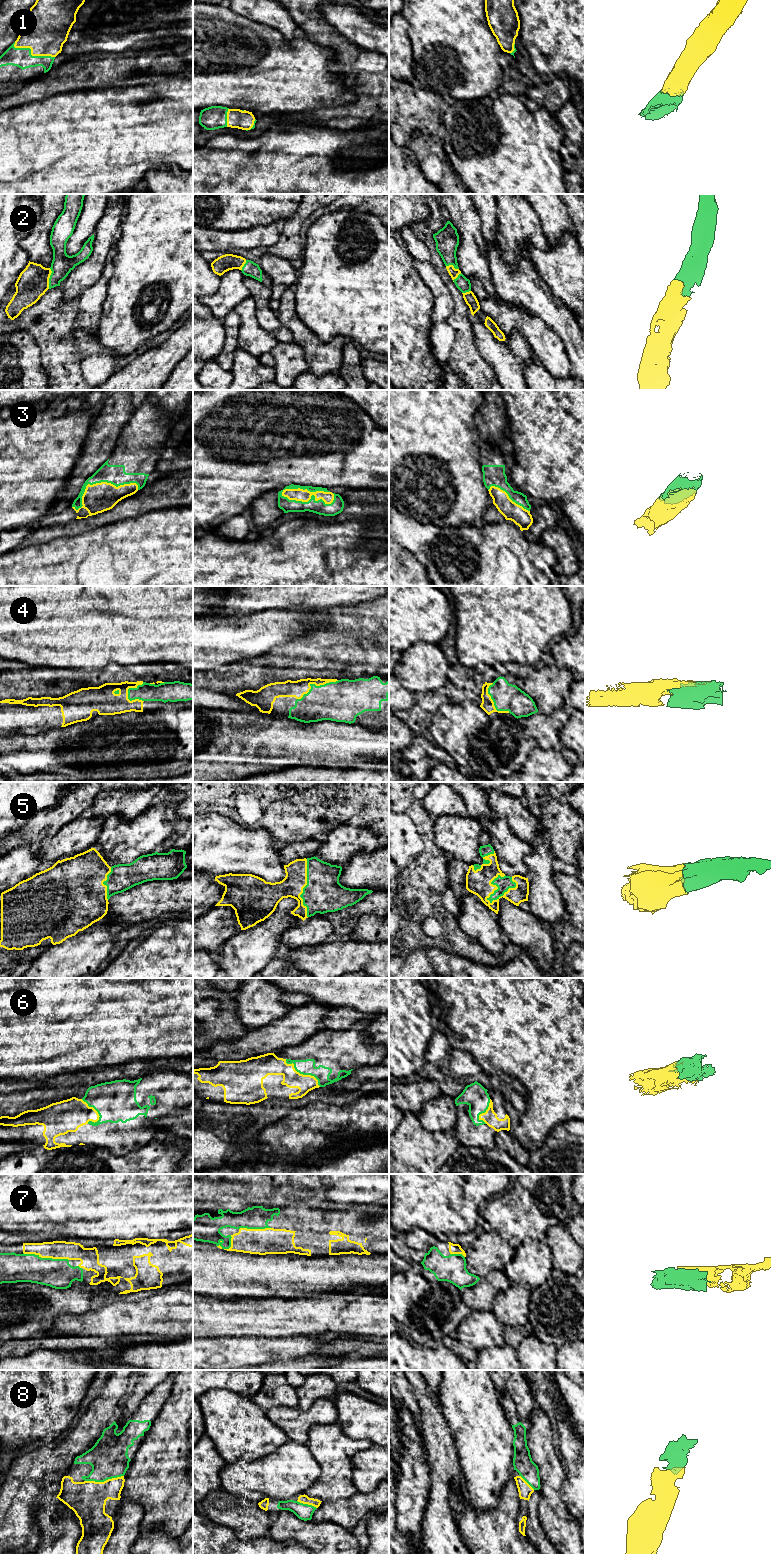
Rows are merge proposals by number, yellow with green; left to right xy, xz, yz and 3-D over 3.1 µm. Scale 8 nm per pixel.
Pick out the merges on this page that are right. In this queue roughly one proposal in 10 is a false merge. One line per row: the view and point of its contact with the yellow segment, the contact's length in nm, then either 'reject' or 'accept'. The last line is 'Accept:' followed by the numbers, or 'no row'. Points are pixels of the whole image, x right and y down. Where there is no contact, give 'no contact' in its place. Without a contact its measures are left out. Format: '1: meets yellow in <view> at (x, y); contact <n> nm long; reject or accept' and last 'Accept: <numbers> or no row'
1: meets yellow in xy at (31, 54); contact 360 nm long; accept
2: meets yellow in xy at (49, 277); contact 170 nm long; accept
3: meets yellow in xz at (309, 499); contact 440 nm long; accept
4: meets yellow in xz at (315, 684); contact 360 nm long; accept
5: meets yellow in yz at (503, 895); contact 280 nm long; accept
6: meets yellow in xz at (302, 1074); contact 360 nm long; accept
7: meets yellow in xy at (46, 1257); contact 380 nm long; accept
8: meets yellow in xy at (104, 1481); contact 320 nm long; accept
Accept: 1, 2, 3, 4, 5, 6, 7, 8

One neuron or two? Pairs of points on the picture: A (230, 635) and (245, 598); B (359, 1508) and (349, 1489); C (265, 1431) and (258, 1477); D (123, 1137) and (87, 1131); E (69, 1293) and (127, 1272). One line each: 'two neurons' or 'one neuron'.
A: two neurons
B: two neurons
C: two neurons
D: one neuron
E: two neurons

